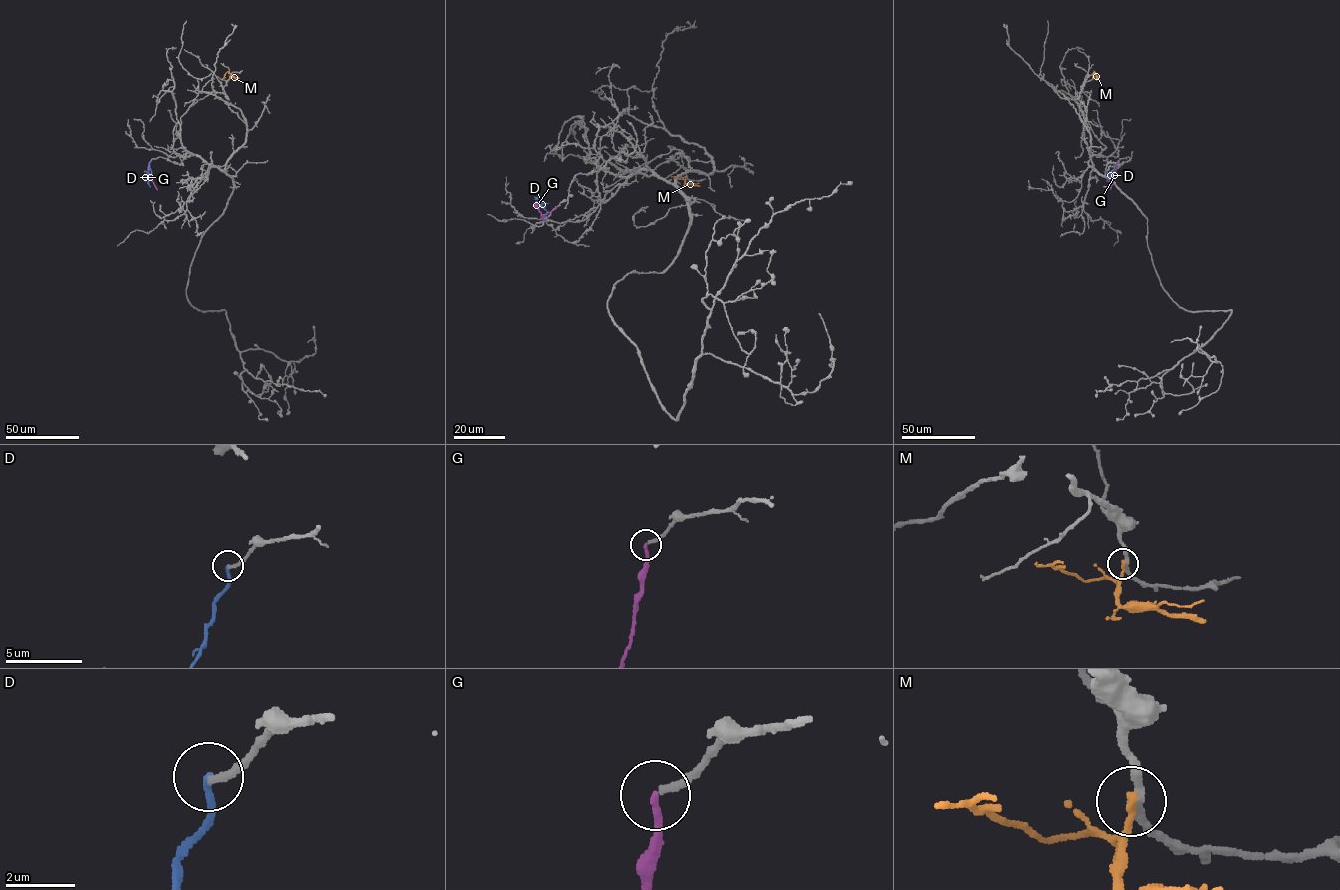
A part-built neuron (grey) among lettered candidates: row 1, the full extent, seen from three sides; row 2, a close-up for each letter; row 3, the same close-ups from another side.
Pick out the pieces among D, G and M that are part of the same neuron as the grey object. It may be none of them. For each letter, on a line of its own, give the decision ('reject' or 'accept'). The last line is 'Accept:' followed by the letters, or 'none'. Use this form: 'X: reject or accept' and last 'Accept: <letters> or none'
D: reject
G: accept
M: reject
Accept: G

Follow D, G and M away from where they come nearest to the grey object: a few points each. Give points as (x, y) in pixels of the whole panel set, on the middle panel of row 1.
D: (545, 220), (542, 218), (547, 211), (541, 206), (545, 206)
G: (545, 220), (541, 215), (557, 206)
M: (686, 177), (680, 179), (671, 176)

